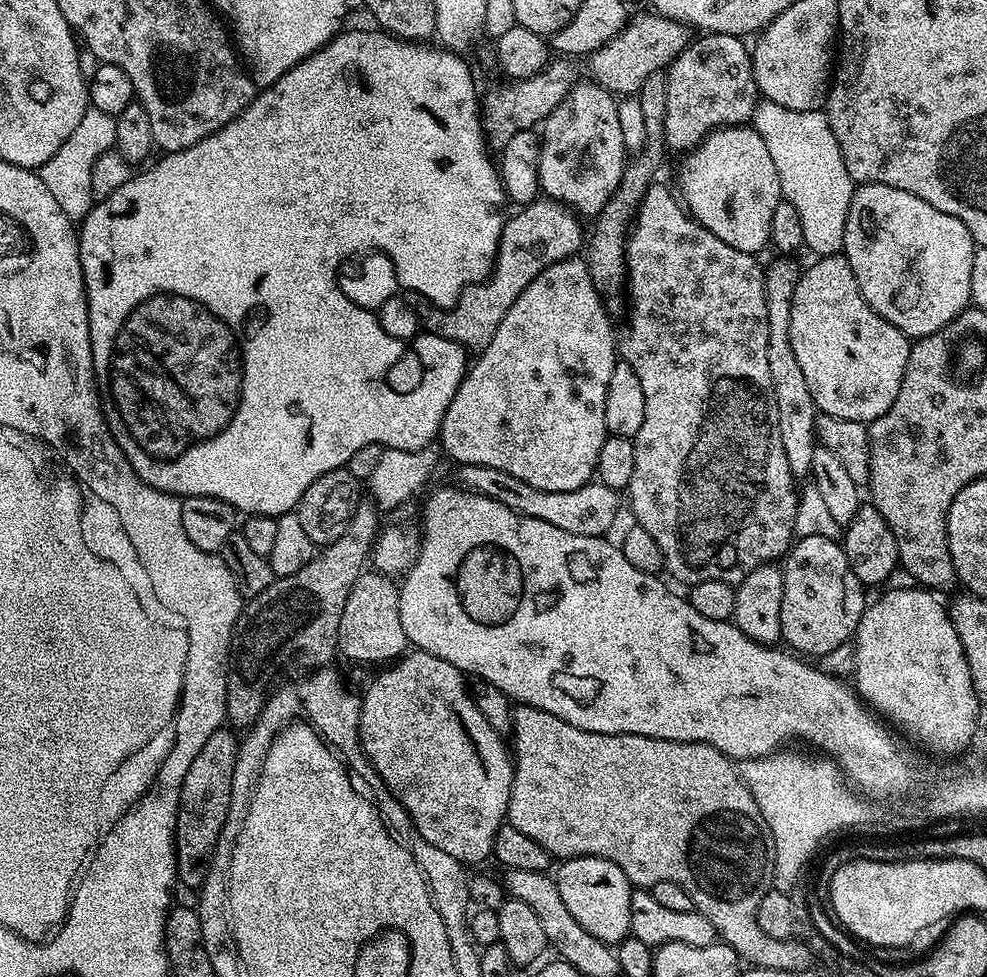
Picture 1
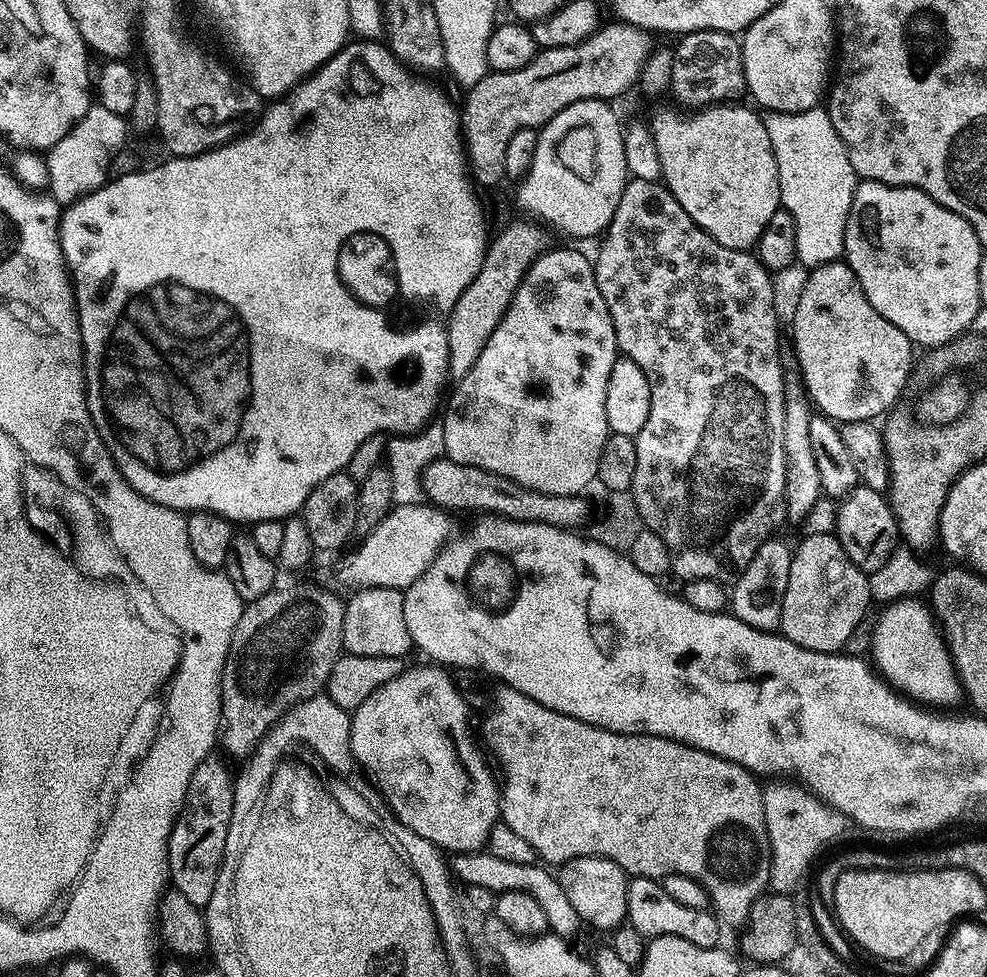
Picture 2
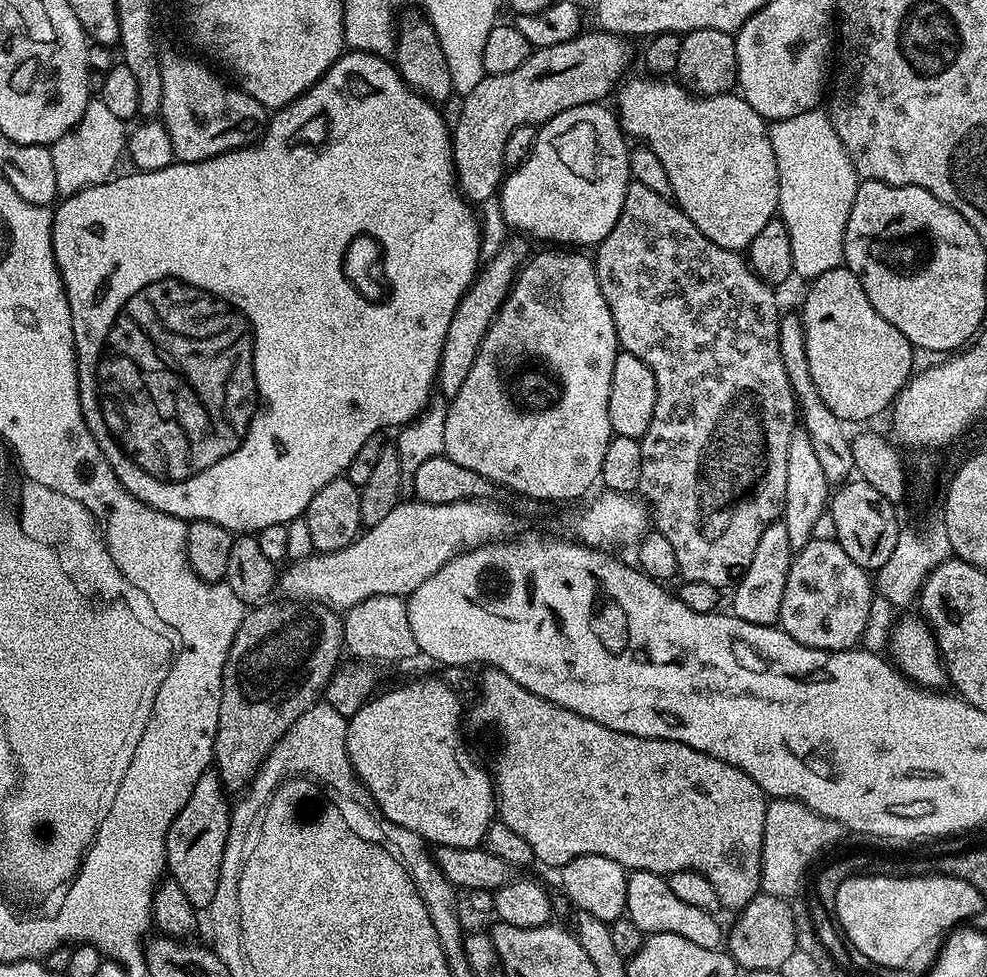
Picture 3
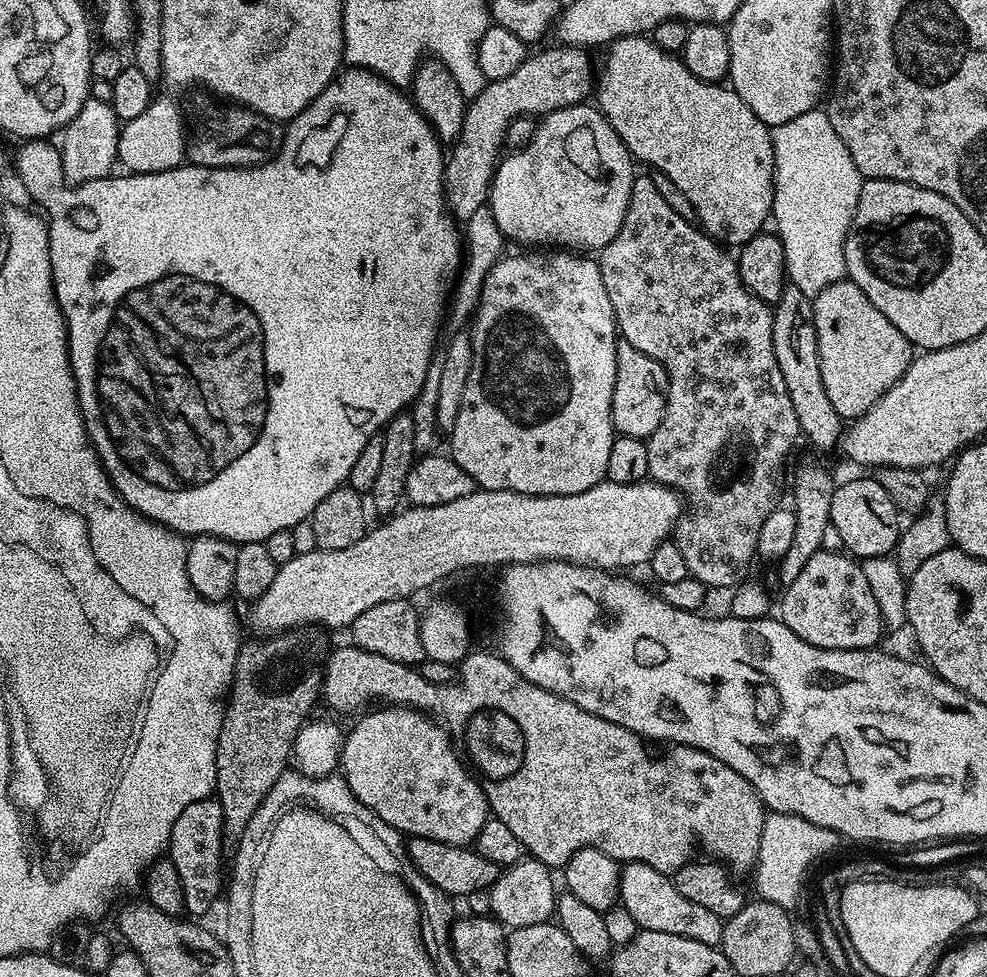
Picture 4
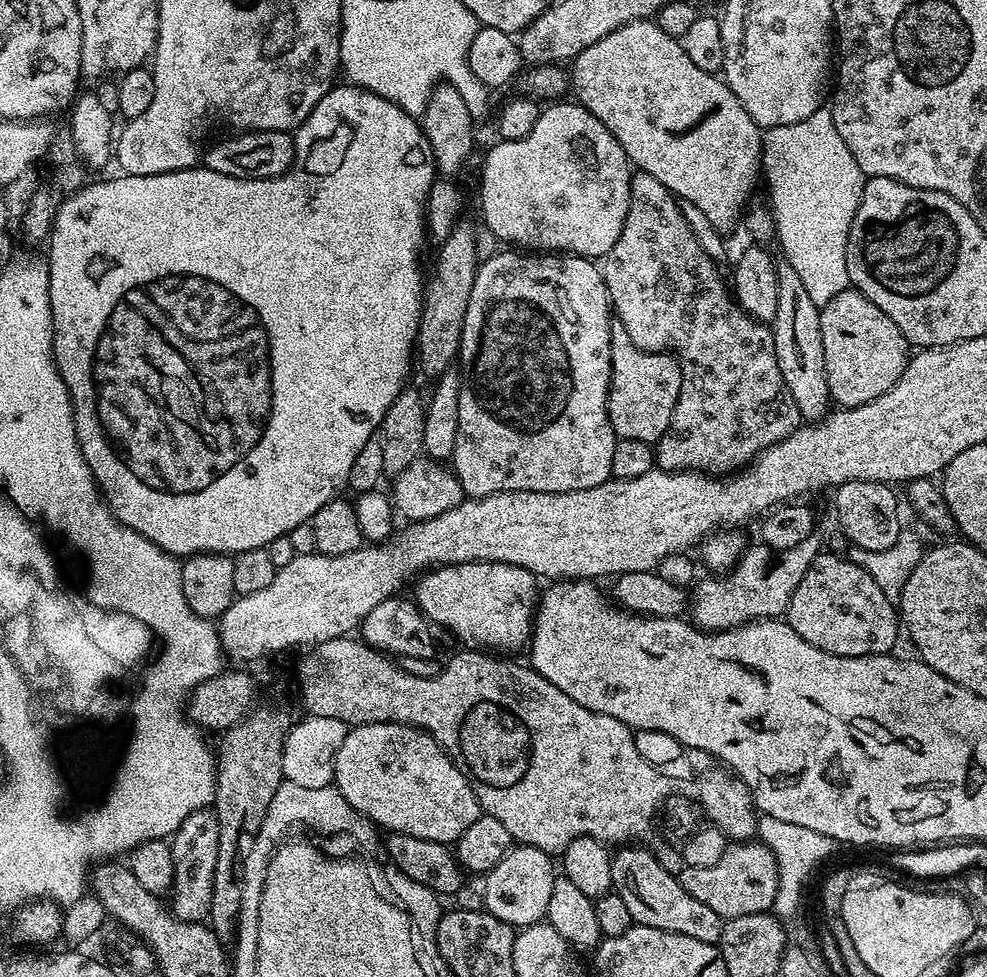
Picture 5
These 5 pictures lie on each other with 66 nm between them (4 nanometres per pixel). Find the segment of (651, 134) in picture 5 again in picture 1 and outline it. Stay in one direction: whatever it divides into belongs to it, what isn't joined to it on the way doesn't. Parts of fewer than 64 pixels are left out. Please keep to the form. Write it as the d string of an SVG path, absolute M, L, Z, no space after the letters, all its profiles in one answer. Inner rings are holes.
M751 126L718 128L709 132L708 137L699 144L695 151L685 156L688 157L680 164L680 192L678 188L678 196L682 201L683 207L691 213L702 227L713 232L718 238L722 238L722 242L726 242L726 246L734 246L734 250L742 250L753 254L760 254L763 248L767 249L769 247L768 239L770 238L770 221L774 219L774 209L778 206L782 193L778 170L774 170L774 162L770 158L770 150L766 150L766 142L762 142L762 134L758 134L756 129Z

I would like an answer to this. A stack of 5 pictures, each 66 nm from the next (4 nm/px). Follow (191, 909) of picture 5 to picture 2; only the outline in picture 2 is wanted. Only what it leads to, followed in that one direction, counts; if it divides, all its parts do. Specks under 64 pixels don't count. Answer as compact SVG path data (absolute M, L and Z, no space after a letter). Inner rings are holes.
M210 754L202 762L198 762L194 774L190 774L184 805L176 815L168 839L171 887L202 910L206 902L210 902L214 882L218 879L222 854L226 850L226 833L230 831L230 814L234 814L234 772L233 769L228 769L229 761L224 760L219 760L216 754Z

